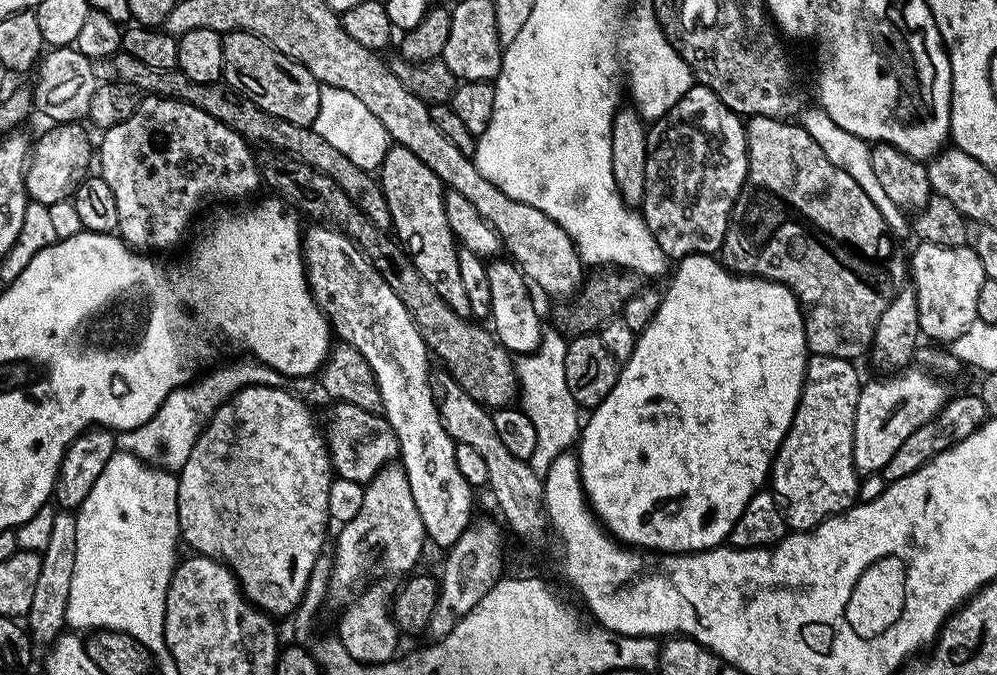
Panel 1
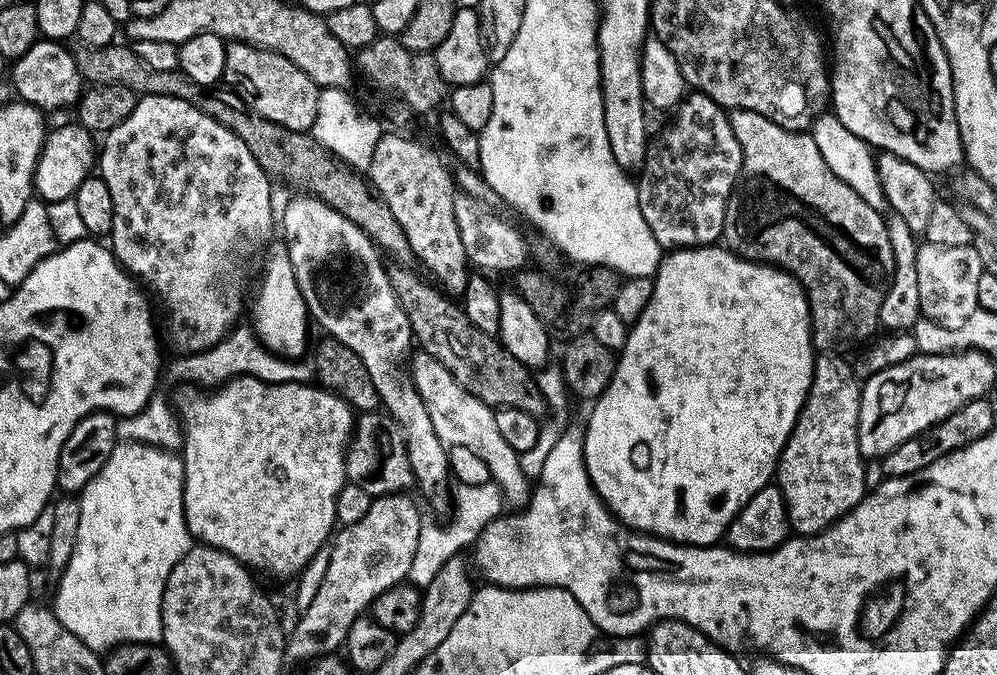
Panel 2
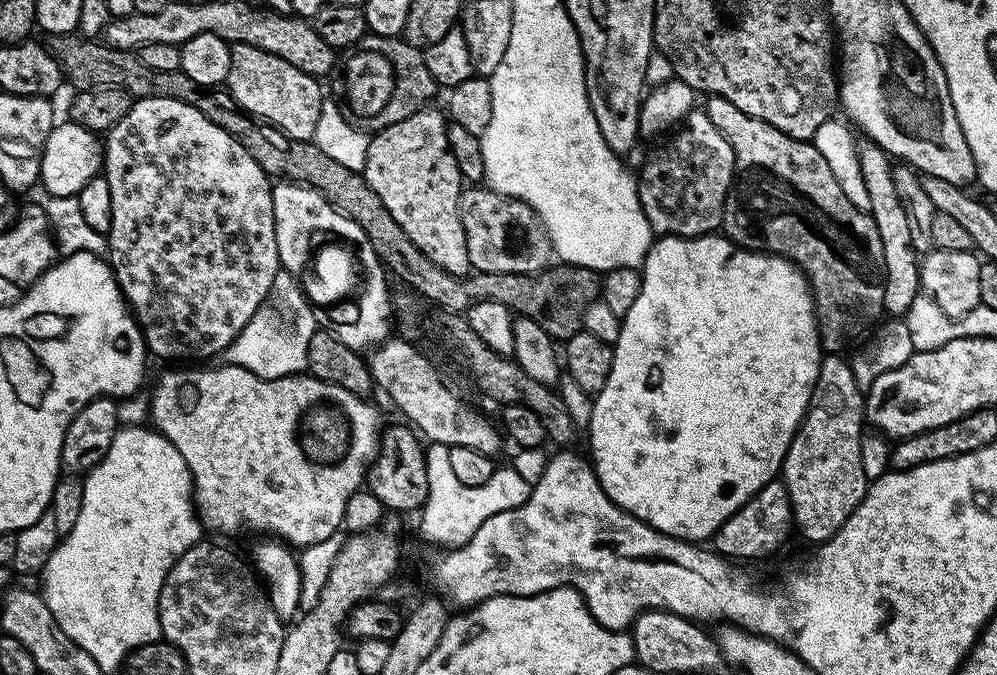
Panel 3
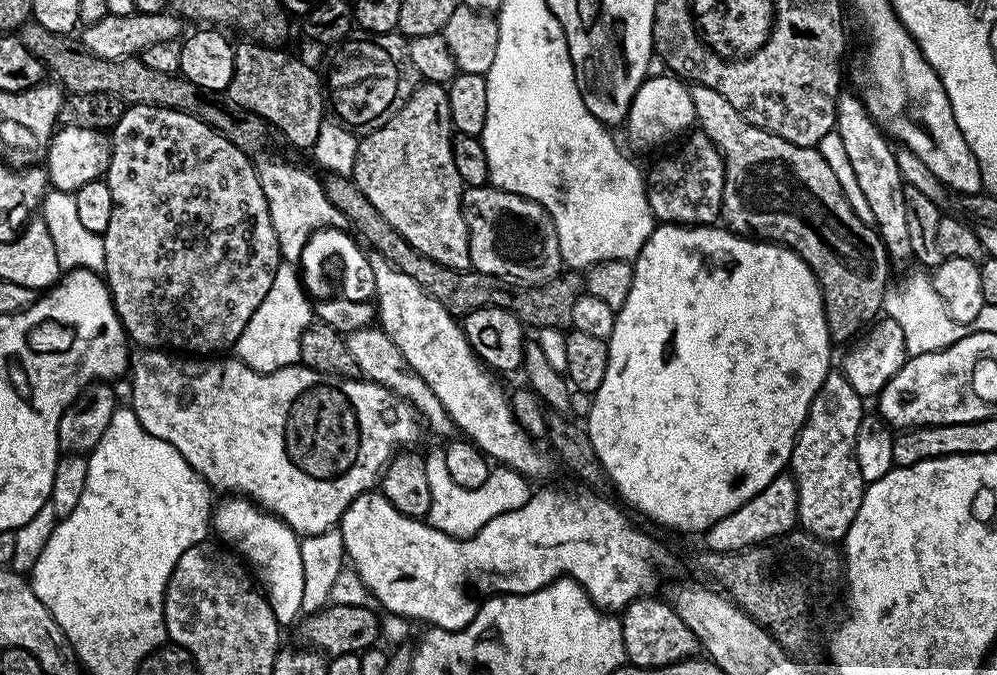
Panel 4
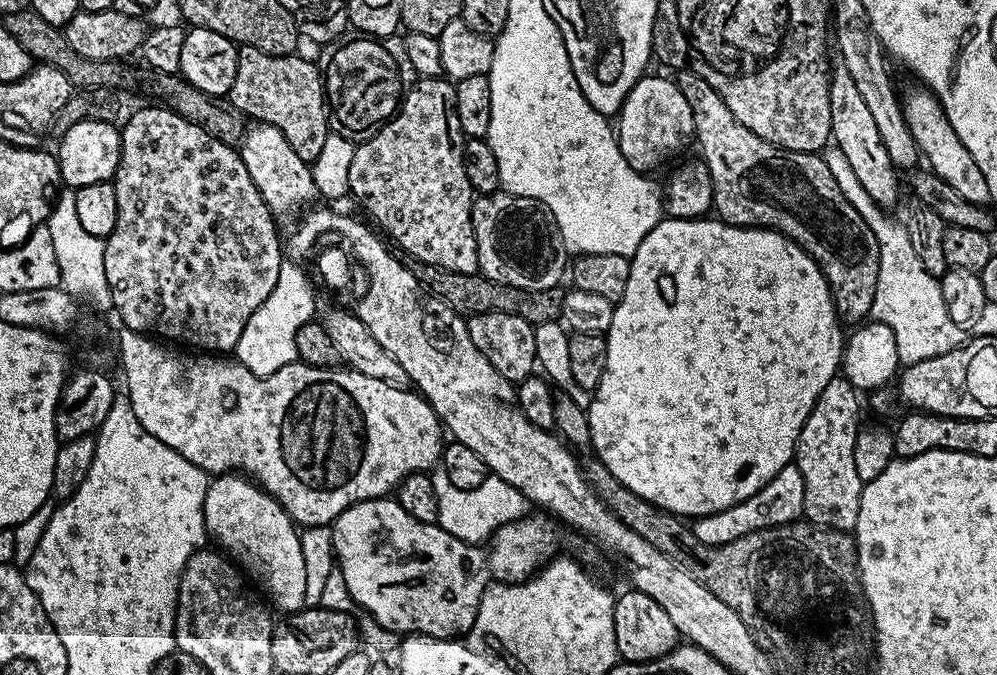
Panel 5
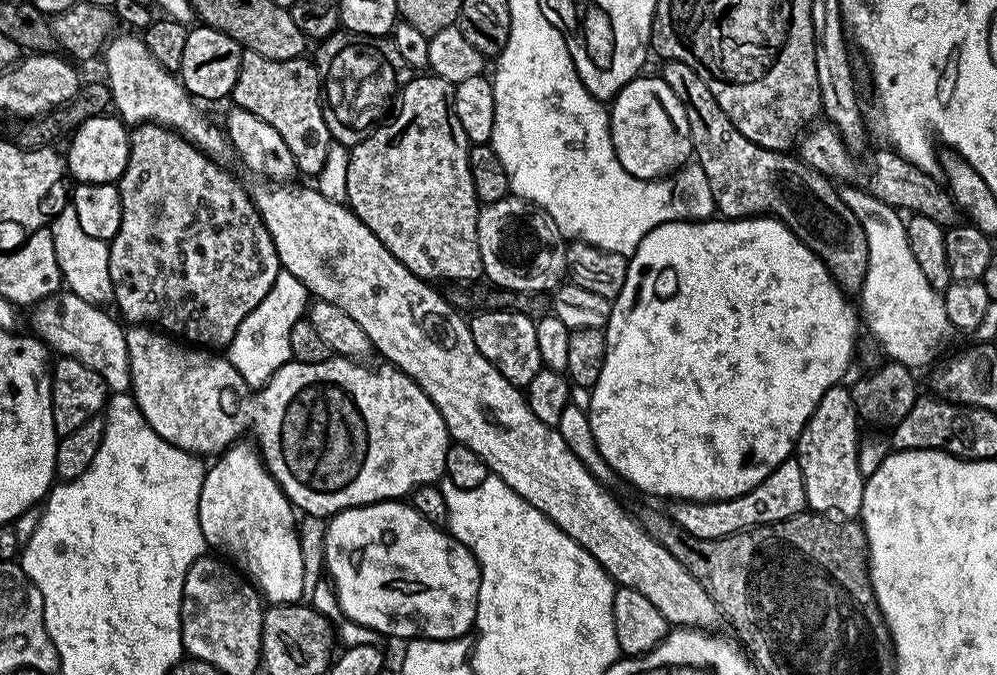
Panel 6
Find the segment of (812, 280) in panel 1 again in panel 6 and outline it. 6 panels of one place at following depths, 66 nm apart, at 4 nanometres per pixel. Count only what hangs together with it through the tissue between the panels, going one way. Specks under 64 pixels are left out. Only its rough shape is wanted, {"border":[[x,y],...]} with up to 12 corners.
{"border":[[665,60],[716,212],[773,216],[859,293],[868,243],[840,188],[738,134],[708,83]]}

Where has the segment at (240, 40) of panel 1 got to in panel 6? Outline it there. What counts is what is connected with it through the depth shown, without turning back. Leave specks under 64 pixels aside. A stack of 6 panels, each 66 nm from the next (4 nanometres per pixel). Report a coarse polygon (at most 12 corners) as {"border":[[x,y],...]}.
{"border":[[245,51],[230,100],[310,178],[333,138],[311,59]]}

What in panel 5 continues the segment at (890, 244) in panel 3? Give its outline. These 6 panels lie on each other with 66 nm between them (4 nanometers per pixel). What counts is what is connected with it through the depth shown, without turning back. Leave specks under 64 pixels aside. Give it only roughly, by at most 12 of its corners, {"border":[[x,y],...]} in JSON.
{"border":[[831,69],[831,143],[892,210],[898,169],[850,70]]}

